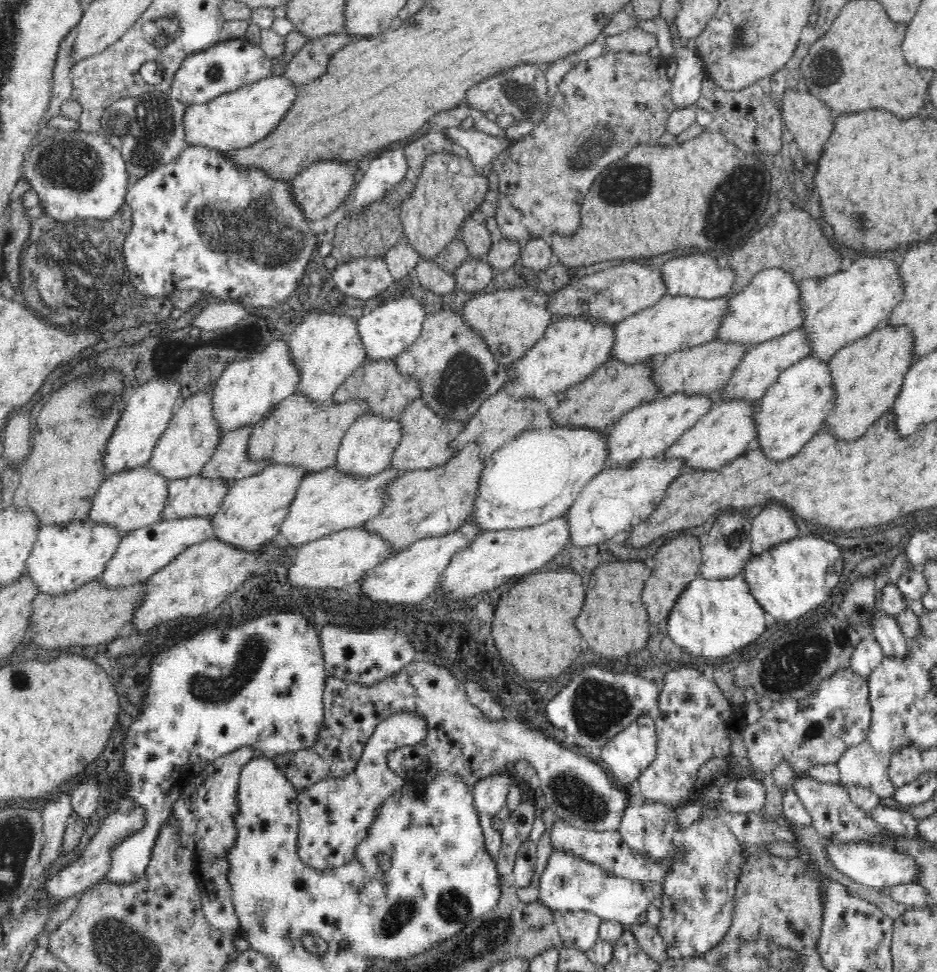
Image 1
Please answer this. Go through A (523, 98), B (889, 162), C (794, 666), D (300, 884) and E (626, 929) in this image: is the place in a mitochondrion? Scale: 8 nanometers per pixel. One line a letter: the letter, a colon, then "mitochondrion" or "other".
A: mitochondrion
B: other
C: mitochondrion
D: other
E: other

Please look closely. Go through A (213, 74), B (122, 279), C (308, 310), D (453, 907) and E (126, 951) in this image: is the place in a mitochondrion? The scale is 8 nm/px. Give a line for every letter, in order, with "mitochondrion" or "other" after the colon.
A: mitochondrion
B: mitochondrion
C: other
D: mitochondrion
E: mitochondrion

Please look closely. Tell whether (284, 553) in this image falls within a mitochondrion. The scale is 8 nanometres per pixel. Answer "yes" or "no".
no

